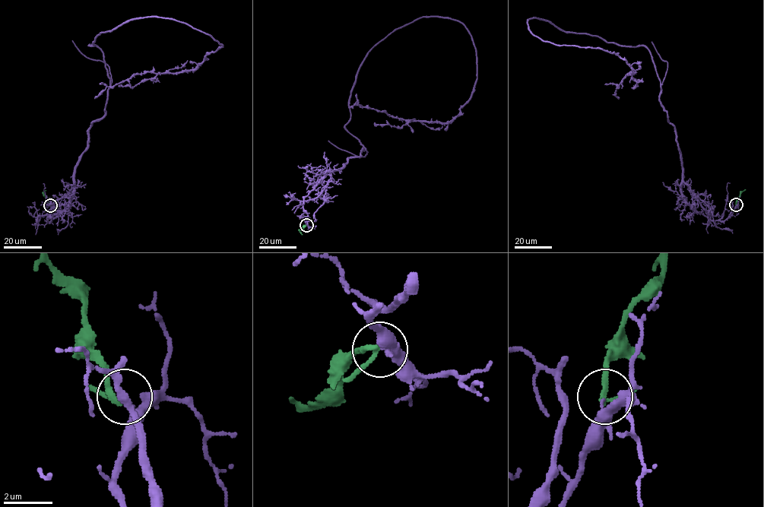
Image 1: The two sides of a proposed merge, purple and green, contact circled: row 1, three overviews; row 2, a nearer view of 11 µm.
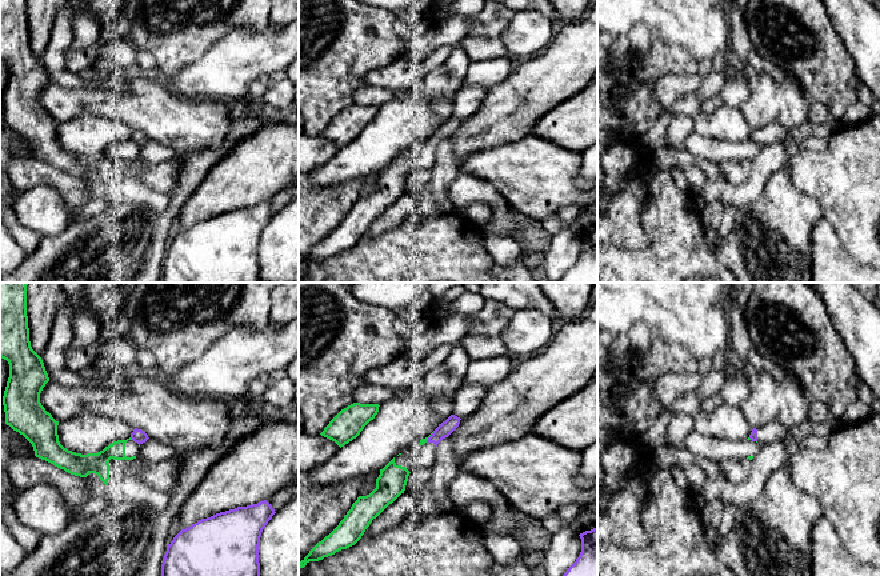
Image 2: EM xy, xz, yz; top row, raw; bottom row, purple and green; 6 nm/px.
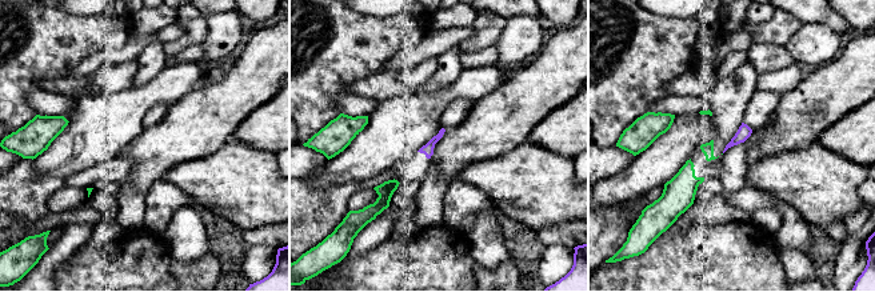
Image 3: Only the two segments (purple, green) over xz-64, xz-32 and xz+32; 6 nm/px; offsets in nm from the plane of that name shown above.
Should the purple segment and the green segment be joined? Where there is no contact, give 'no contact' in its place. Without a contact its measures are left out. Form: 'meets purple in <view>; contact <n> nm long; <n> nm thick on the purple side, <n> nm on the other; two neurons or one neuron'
meets purple in xz; contact 80 nm long; 90 nm thick on the purple side, 30 nm on the other; two neurons

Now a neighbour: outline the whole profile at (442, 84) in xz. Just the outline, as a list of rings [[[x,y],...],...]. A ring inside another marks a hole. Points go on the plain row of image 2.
[[[457,43],[448,59],[419,83],[441,124],[452,116],[453,99],[463,84],[469,63],[465,48]]]

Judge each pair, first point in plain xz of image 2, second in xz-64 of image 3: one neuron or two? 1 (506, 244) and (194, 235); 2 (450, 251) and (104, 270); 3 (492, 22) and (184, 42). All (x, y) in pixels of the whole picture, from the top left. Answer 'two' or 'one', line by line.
1: one
2: one
3: one

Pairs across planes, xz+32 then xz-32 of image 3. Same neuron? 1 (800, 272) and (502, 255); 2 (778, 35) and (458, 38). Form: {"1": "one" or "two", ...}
{"1": "one", "2": "two"}

